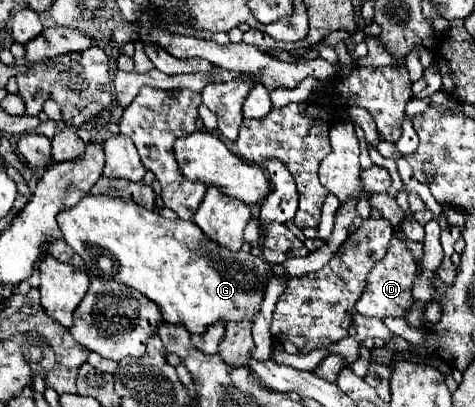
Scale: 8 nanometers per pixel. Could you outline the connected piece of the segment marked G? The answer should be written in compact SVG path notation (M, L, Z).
M86 195L76 207L58 213L58 225L64 241L84 259L90 275L106 281L120 281L140 291L154 303L158 303L164 321L188 327L190 333L202 333L208 325L220 321L254 321L262 293L268 281L268 265L262 257L254 257L248 251L232 253L214 241L210 241L196 223L182 219L164 219L146 207L140 207L132 199L120 199L110 195Z

